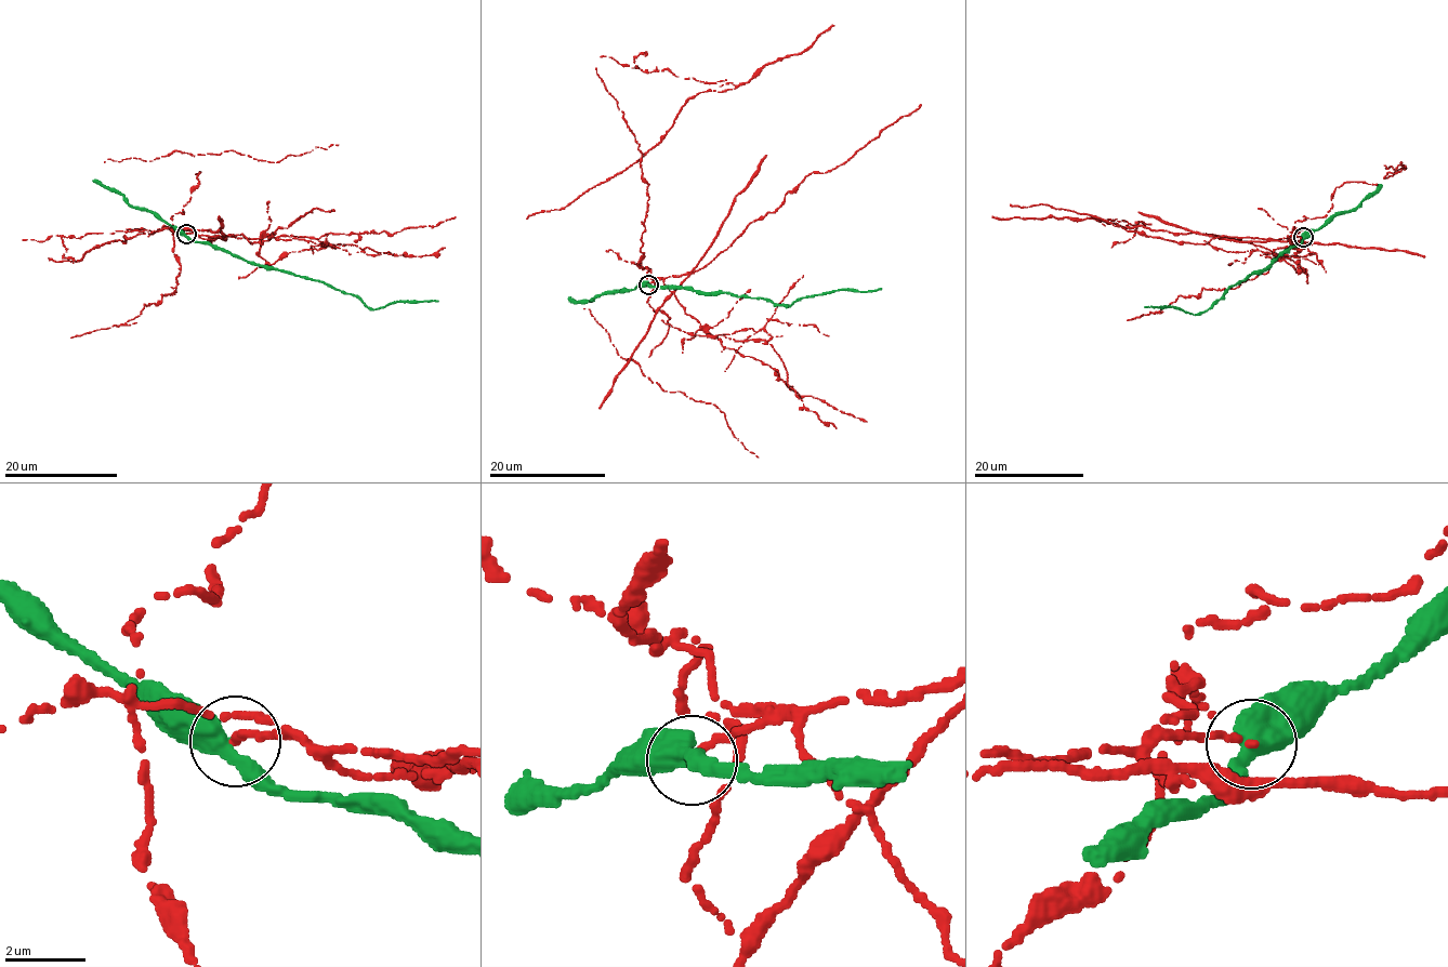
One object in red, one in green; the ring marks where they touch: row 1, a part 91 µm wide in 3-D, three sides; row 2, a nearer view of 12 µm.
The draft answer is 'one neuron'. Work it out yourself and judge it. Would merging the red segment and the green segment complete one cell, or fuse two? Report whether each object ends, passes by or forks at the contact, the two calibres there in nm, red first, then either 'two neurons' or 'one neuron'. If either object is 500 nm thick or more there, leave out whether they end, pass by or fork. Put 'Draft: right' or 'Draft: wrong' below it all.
red ends; green passes by; calibres 180 and 440 nm; two neurons
Draft: wrong

